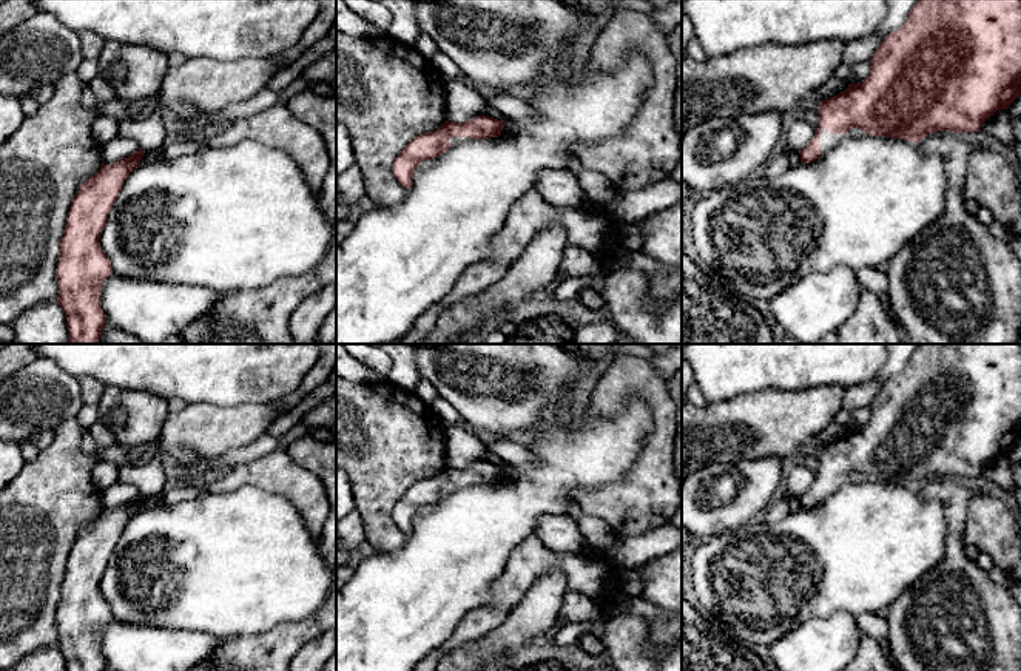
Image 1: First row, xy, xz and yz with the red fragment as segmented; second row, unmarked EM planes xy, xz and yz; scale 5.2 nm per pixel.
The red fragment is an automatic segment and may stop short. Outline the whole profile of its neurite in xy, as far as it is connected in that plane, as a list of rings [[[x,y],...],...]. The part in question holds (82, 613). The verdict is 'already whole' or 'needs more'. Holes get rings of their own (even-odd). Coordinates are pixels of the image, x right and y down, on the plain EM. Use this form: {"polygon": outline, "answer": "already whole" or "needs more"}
{"polygon": [[[145,495],[100,515],[86,524],[72,545],[60,585],[57,608],[59,643],[66,671],[105,671],[100,652],[103,626],[113,619],[100,592],[100,580],[128,520],[139,512]]], "answer": "already whole"}

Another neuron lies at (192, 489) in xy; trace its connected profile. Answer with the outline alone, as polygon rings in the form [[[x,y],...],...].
[[[188,481],[173,489],[163,489],[157,497],[156,503],[160,506],[179,504],[182,501],[199,497],[204,491],[202,481]]]

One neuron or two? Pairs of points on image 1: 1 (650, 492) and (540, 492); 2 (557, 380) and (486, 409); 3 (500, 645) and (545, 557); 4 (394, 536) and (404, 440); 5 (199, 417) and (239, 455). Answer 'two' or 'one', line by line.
1: two
2: one
3: two
4: one
5: two

